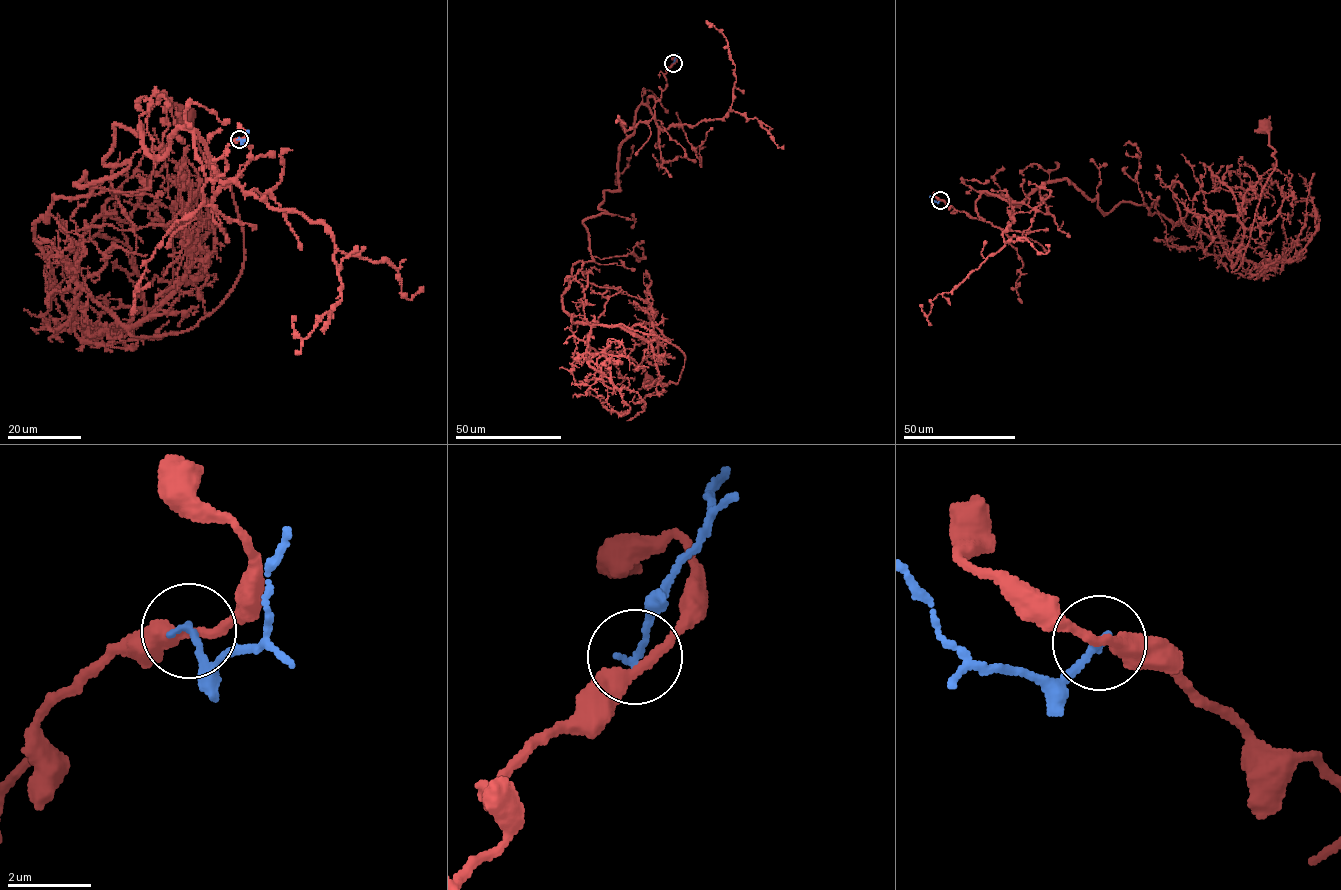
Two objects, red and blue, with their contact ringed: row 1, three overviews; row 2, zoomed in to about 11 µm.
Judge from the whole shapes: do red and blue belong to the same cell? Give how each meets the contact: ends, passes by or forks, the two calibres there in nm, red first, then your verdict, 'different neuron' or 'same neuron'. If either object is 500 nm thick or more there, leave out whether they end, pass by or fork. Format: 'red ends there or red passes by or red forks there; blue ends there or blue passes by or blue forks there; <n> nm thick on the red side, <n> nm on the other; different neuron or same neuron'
red passes by; blue ends there; 300 nm thick on the red side, 190 nm on the other; different neuron

